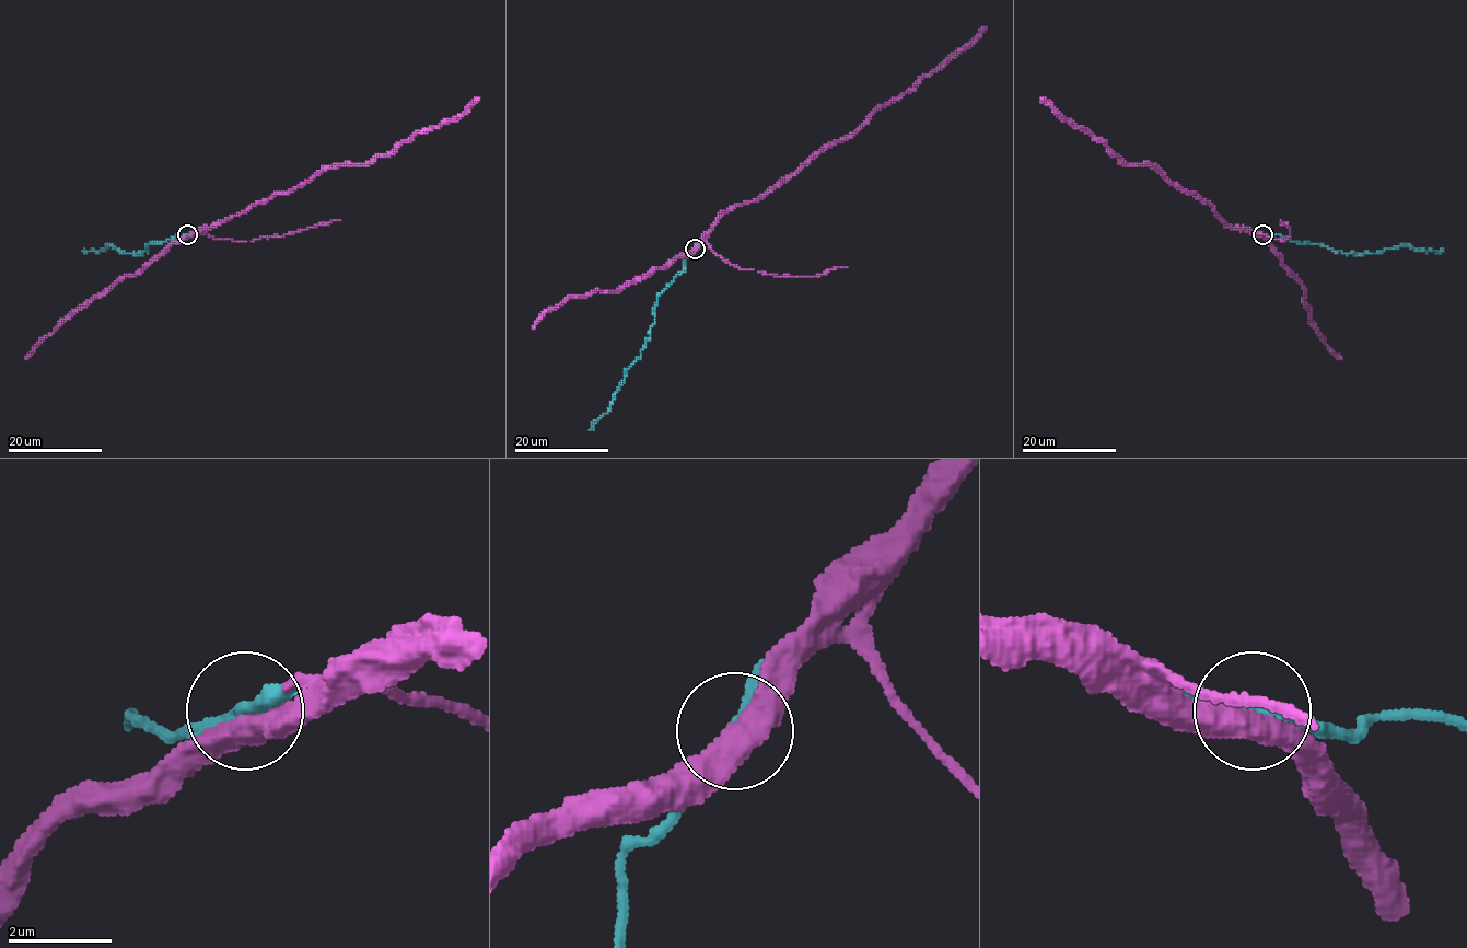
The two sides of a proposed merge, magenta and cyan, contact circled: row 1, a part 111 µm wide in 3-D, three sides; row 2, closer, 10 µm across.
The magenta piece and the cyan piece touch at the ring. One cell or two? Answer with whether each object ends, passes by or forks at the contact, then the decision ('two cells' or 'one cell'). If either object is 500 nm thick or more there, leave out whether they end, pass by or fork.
magenta passes by | cyan passes by | one cell

